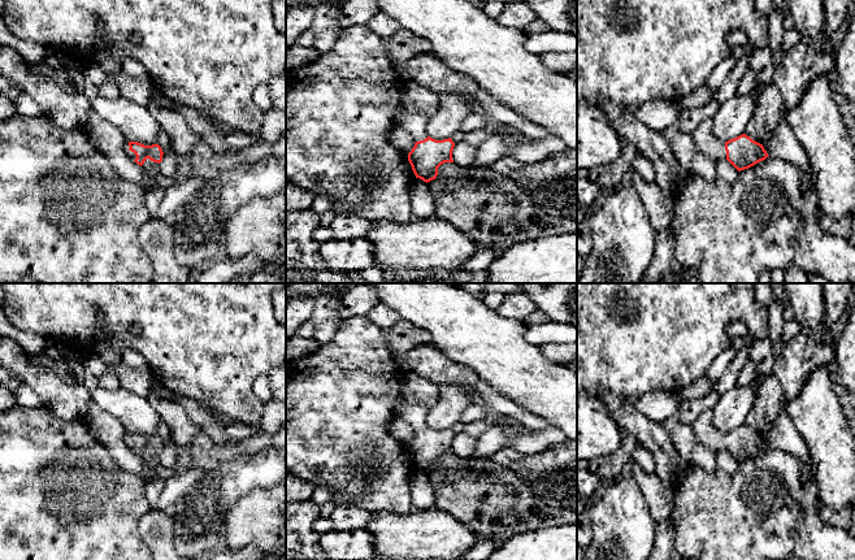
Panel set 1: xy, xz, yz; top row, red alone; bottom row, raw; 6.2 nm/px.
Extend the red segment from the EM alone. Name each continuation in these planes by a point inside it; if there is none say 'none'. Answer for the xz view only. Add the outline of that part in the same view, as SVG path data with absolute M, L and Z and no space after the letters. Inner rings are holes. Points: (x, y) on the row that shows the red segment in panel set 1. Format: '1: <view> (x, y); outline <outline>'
1: xz (415, 124); outline M403 108L398 114L395 123L396 127L407 130L416 142L420 142L428 138L426 125L429 120L430 118L424 114L411 113Z

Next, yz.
1: yz (703, 135); outline M703 120L691 133L696 147L713 161L726 159L725 143L716 138L712 120Z

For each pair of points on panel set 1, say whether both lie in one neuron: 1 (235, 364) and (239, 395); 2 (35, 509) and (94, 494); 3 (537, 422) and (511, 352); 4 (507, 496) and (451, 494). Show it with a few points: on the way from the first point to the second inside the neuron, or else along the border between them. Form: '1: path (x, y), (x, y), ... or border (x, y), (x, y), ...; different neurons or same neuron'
1: path (235, 372), (238, 387); same neuron
2: path (50, 503), (79, 503); same neuron
3: border (508, 398), (552, 425); different neurons
4: path (493, 498), (484, 498), (480, 494), (465, 494); same neuron

